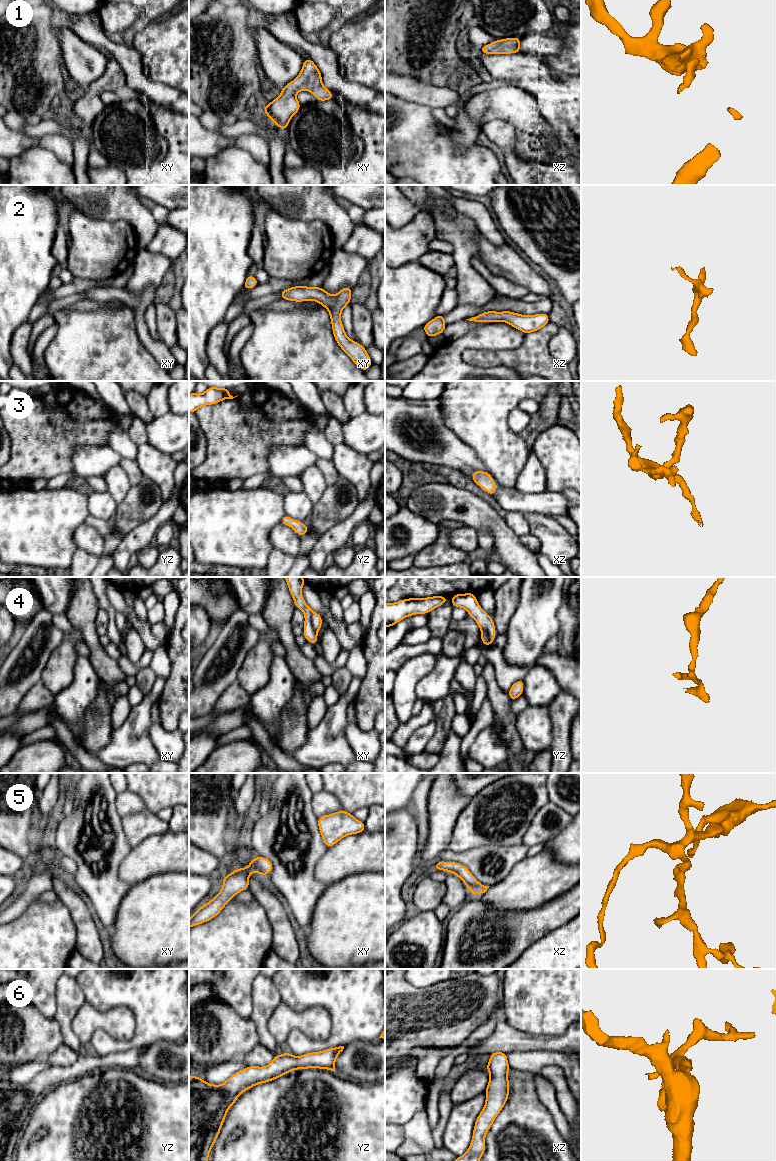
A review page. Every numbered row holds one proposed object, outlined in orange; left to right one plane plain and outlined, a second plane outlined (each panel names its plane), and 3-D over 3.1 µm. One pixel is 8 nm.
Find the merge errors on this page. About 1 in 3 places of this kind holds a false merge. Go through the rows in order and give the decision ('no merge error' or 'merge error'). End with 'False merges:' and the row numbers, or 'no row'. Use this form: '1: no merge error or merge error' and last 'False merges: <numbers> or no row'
1: no merge error
2: no merge error
3: no merge error
4: merge error
5: no merge error
6: no merge error
False merges: 4

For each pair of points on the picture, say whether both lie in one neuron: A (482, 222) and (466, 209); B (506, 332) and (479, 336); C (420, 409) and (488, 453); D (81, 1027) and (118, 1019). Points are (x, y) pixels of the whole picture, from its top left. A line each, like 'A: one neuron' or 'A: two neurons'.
A: one neuron
B: one neuron
C: two neurons
D: one neuron

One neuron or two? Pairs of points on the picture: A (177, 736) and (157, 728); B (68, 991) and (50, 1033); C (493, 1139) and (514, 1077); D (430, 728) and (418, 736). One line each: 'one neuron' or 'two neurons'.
A: one neuron
B: two neurons
C: one neuron
D: one neuron

